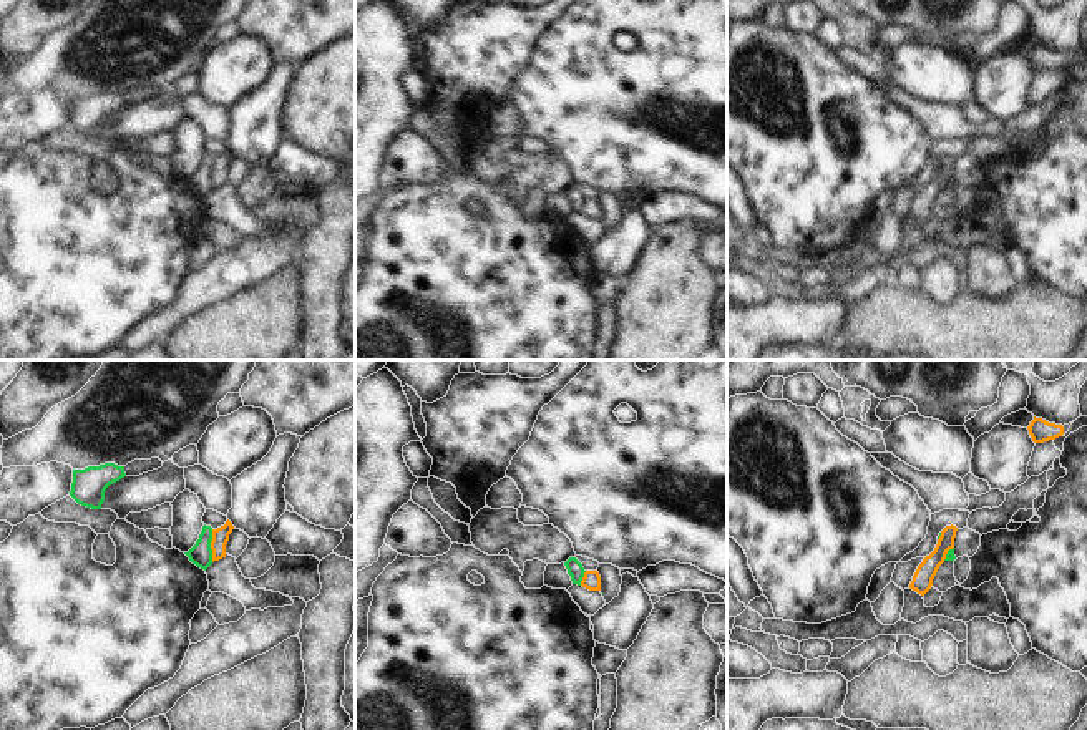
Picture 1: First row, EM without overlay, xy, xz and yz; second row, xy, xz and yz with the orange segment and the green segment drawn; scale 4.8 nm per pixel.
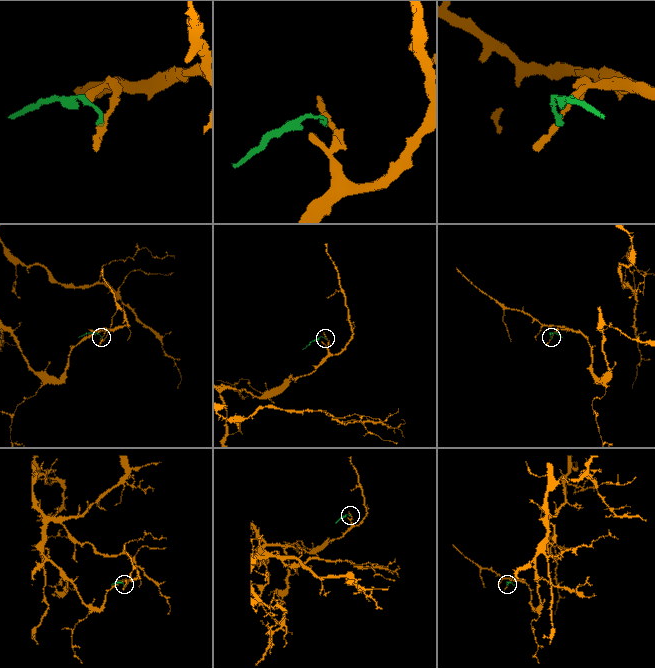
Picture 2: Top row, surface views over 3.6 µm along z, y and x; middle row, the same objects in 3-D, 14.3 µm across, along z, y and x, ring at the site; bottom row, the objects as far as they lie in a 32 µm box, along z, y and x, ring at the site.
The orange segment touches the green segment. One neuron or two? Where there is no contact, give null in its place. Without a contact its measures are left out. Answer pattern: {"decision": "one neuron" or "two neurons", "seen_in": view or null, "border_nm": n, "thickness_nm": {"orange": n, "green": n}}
{"decision": "two neurons", "seen_in": "xy", "border_nm": 160, "thickness_nm": {"orange": 80, "green": 110}}

